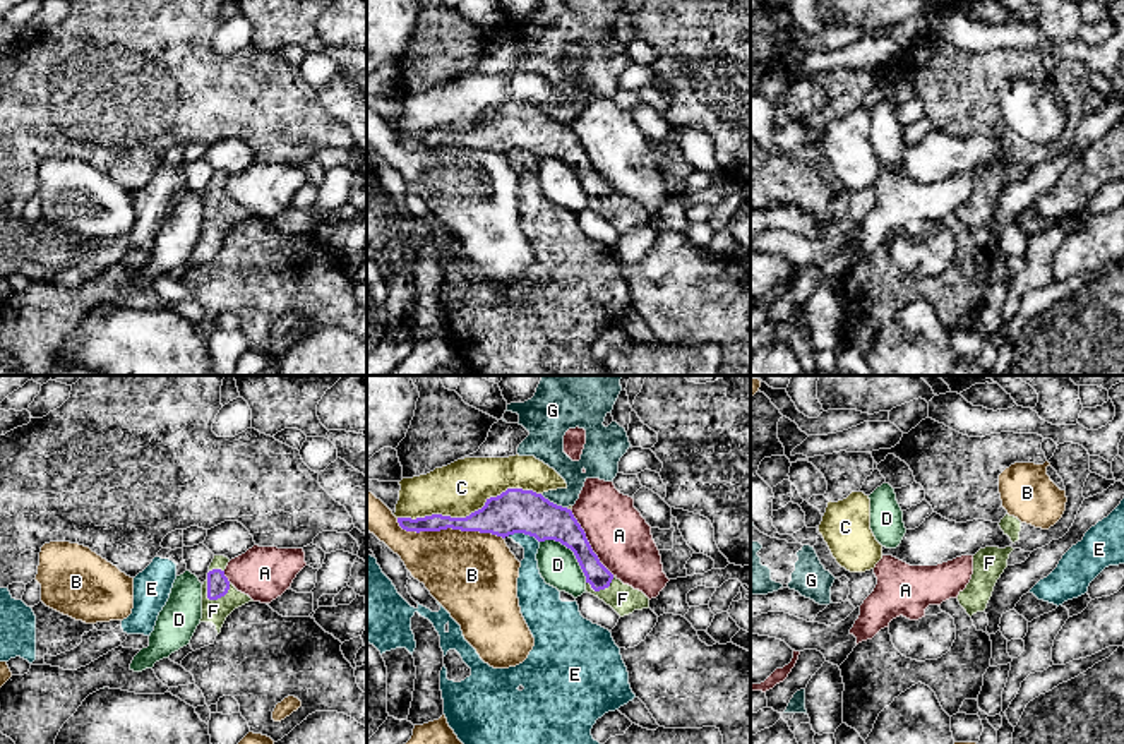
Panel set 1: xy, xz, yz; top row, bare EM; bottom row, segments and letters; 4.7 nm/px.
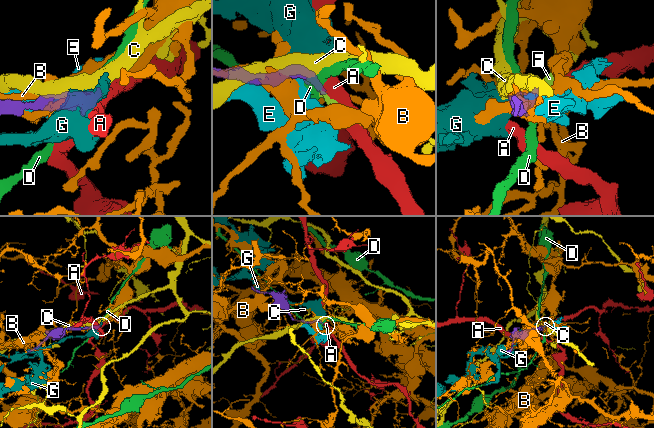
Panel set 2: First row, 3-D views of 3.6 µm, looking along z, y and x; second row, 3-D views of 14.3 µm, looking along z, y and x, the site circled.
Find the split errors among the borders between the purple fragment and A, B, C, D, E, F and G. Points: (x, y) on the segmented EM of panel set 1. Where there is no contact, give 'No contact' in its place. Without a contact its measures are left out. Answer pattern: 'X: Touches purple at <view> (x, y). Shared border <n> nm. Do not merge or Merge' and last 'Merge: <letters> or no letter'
A: Touches purple at xz (588, 542). Shared border 380 nm. Do not merge
B: Touches purple at xz (448, 527). Shared border 500 nm. Do not merge
C: Touches purple at xz (470, 515). Shared border 700 nm. Do not merge
D: Touches purple at xz (571, 549). Shared border 300 nm. Do not merge
E: Touches purple at xz (523, 532). Shared border 160 nm. Do not merge
F: Touches purple at xy (220, 597). Shared border 140 nm. Merge
G: Touches purple at xz (552, 503). Shared border 140 nm. Do not merge
Merge: F

